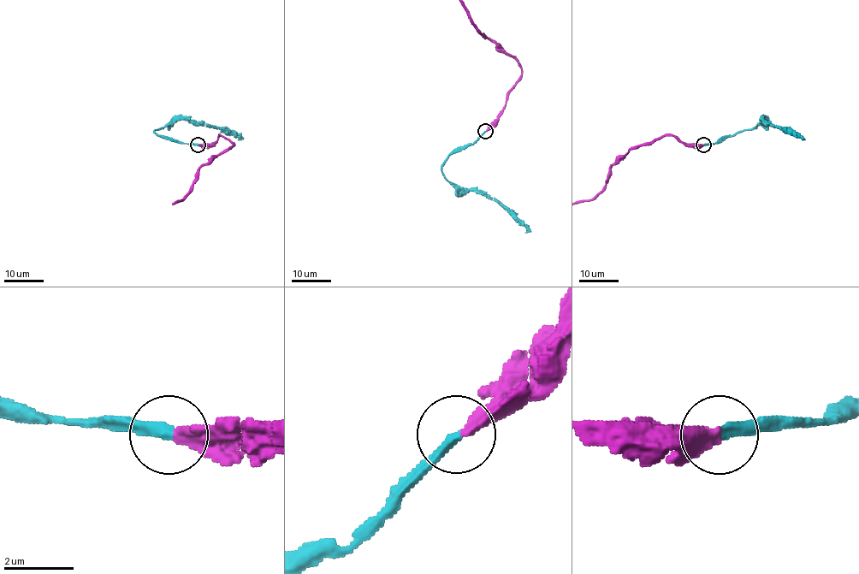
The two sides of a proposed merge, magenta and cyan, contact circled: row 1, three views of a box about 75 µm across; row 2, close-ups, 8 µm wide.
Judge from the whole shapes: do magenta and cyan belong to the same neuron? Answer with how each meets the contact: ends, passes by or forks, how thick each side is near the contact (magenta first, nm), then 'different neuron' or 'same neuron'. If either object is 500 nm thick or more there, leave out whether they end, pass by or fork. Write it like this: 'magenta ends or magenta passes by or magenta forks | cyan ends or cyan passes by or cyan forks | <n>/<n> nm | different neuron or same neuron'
magenta ends | cyan ends | 360/300 nm | same neuron

